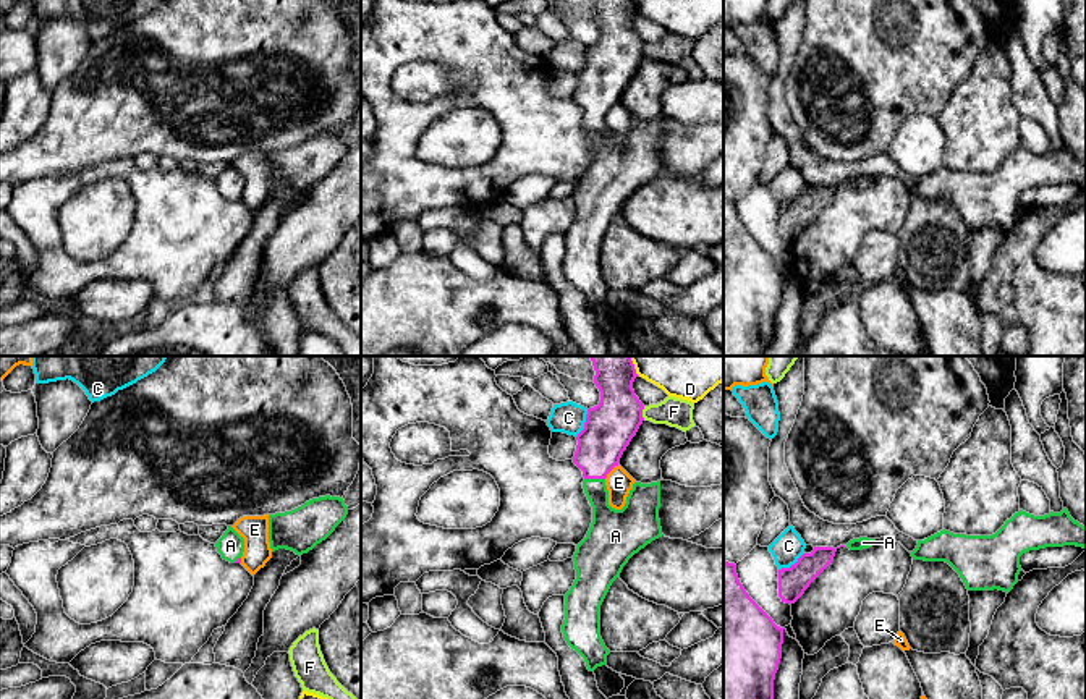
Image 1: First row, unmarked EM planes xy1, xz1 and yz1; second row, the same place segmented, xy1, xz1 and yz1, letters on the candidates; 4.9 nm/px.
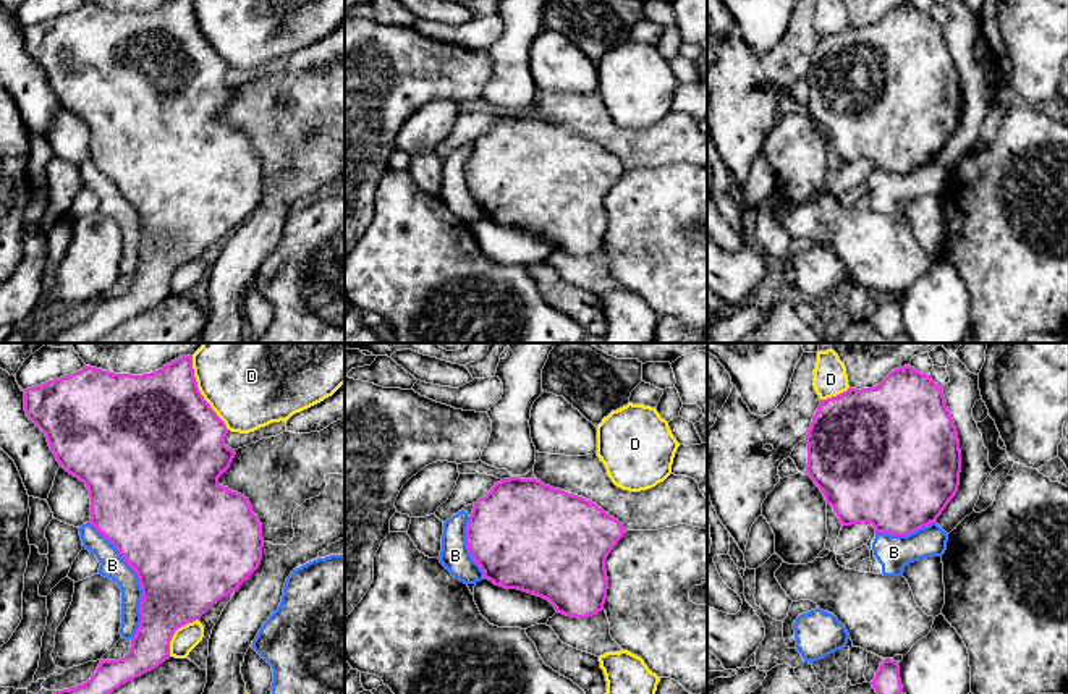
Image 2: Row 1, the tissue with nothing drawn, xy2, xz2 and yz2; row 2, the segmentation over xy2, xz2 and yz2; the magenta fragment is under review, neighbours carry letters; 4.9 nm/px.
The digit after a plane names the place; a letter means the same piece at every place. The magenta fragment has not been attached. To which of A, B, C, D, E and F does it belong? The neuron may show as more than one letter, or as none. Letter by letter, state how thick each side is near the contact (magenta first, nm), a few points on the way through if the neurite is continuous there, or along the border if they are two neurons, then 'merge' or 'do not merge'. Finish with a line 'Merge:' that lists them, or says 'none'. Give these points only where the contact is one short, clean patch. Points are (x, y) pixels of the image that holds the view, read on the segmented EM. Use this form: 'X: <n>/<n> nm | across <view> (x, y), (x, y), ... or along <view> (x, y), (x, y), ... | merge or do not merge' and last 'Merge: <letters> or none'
A: 240/170 nm | merge
B: 500/130 nm | do not merge
C: 240/160 nm | do not merge
D: 500/480 nm | do not merge
E: 240/130 nm | along xz1 (619, 465), (604, 478) | do not merge
F: 240/140 nm | along xz1 (644, 406), (643, 419) | do not merge
Merge: A

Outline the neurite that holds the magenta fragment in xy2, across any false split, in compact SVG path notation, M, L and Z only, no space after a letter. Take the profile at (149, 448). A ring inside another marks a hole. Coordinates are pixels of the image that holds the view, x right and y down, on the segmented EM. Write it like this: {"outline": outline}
{"outline": "M193 356L178 358L159 370L142 375L113 374L97 367L84 366L74 374L26 388L24 411L29 421L32 421L45 434L49 446L60 466L86 484L91 498L89 523L117 547L123 560L136 571L139 578L139 586L142 589L139 607L141 623L134 637L131 639L129 652L118 660L100 660L95 673L86 683L70 689L53 691L53 694L112 694L121 684L133 681L134 678L157 668L168 660L170 641L175 631L199 620L215 602L236 590L259 568L264 547L262 524L252 513L251 503L244 495L218 484L218 477L230 468L236 453L225 445L225 437L228 434L225 422L217 416L197 388L193 369Z"}

